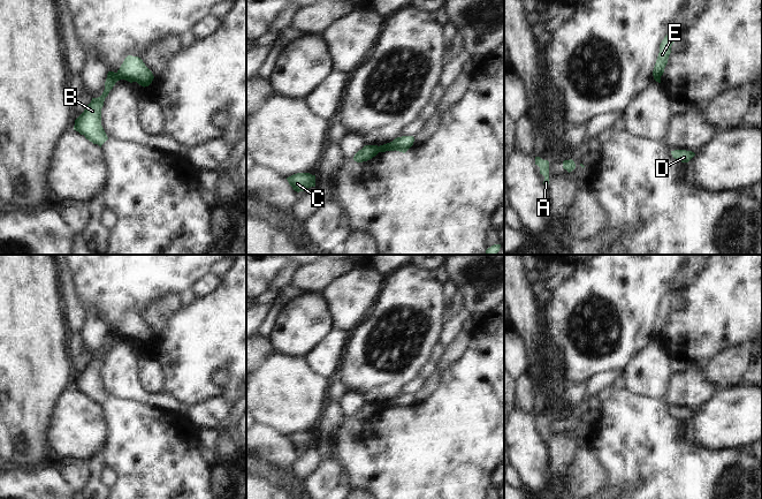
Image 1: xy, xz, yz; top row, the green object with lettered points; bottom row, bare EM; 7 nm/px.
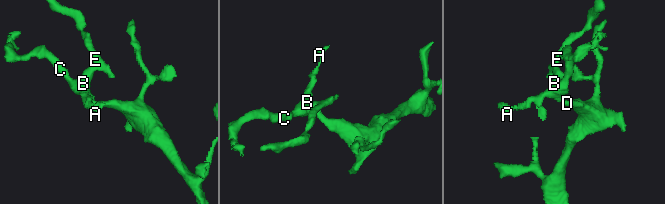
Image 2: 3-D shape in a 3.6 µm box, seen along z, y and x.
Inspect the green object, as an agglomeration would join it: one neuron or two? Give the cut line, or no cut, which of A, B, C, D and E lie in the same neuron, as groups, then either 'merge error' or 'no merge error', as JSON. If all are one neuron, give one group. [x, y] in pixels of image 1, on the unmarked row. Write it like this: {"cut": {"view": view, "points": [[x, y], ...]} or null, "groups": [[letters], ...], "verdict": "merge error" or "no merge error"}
{"cut": {"view": "xy", "points": [[116, 331], [121, 337]]}, "groups": [["A", "B", "C", "D"], ["E"]], "verdict": "merge error"}

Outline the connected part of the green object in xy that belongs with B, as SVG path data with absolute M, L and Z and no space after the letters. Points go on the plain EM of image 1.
M108 330L102 353L98 356L92 356L84 370L75 378L74 388L84 393L86 398L93 402L98 402L100 406L108 398L101 384L101 366L105 356L120 338L117 331Z

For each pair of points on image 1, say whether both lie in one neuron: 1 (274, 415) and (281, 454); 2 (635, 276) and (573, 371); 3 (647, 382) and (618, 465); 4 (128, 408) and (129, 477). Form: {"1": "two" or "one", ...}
{"1": "two", "2": "one", "3": "two", "4": "one"}

